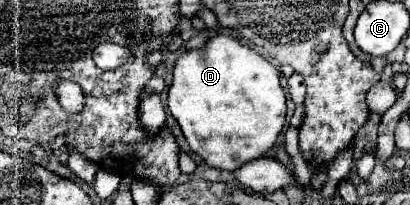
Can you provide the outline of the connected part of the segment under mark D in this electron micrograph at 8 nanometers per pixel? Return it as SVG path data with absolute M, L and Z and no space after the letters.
M216 34L204 44L204 48L188 50L176 60L172 84L168 88L168 108L180 124L190 150L208 166L228 172L264 156L276 144L286 120L286 96L280 86L278 70L230 34Z

